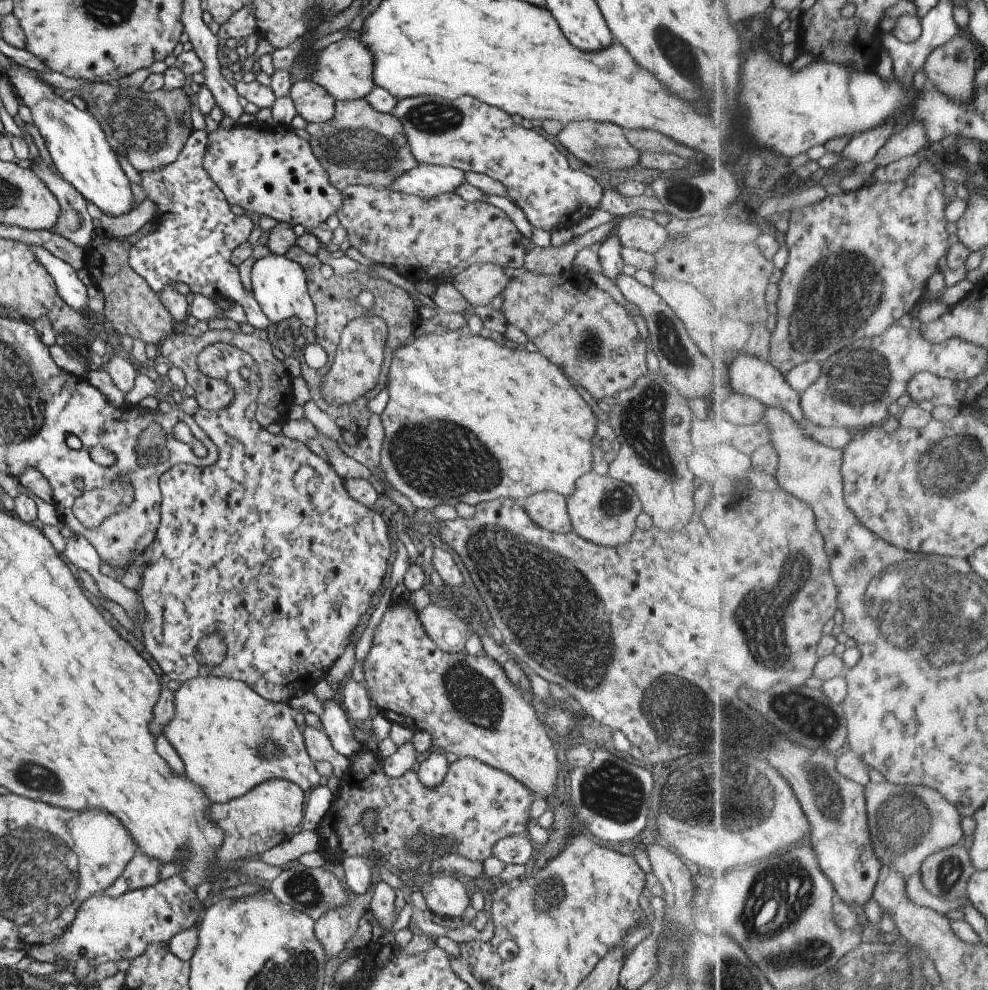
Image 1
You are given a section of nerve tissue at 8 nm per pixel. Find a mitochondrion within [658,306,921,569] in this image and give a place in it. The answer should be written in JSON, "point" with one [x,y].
{"point":[866,376]}

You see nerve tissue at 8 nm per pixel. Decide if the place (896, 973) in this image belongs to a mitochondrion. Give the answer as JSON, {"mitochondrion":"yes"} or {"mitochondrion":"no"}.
{"mitochondrion":"yes"}

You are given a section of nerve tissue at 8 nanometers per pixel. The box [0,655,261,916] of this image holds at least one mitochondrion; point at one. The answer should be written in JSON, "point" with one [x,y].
{"point":[36,778]}

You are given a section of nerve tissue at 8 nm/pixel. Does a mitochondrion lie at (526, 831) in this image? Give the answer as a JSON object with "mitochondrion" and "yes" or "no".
{"mitochondrion":"no"}

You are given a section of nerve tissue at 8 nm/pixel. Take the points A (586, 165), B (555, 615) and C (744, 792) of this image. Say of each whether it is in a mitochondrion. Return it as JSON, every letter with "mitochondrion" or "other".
{"A":"other","B":"mitochondrion","C":"mitochondrion"}

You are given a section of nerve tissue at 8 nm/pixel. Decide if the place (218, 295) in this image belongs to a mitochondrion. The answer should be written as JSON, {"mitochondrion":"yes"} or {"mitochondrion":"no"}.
{"mitochondrion":"no"}

